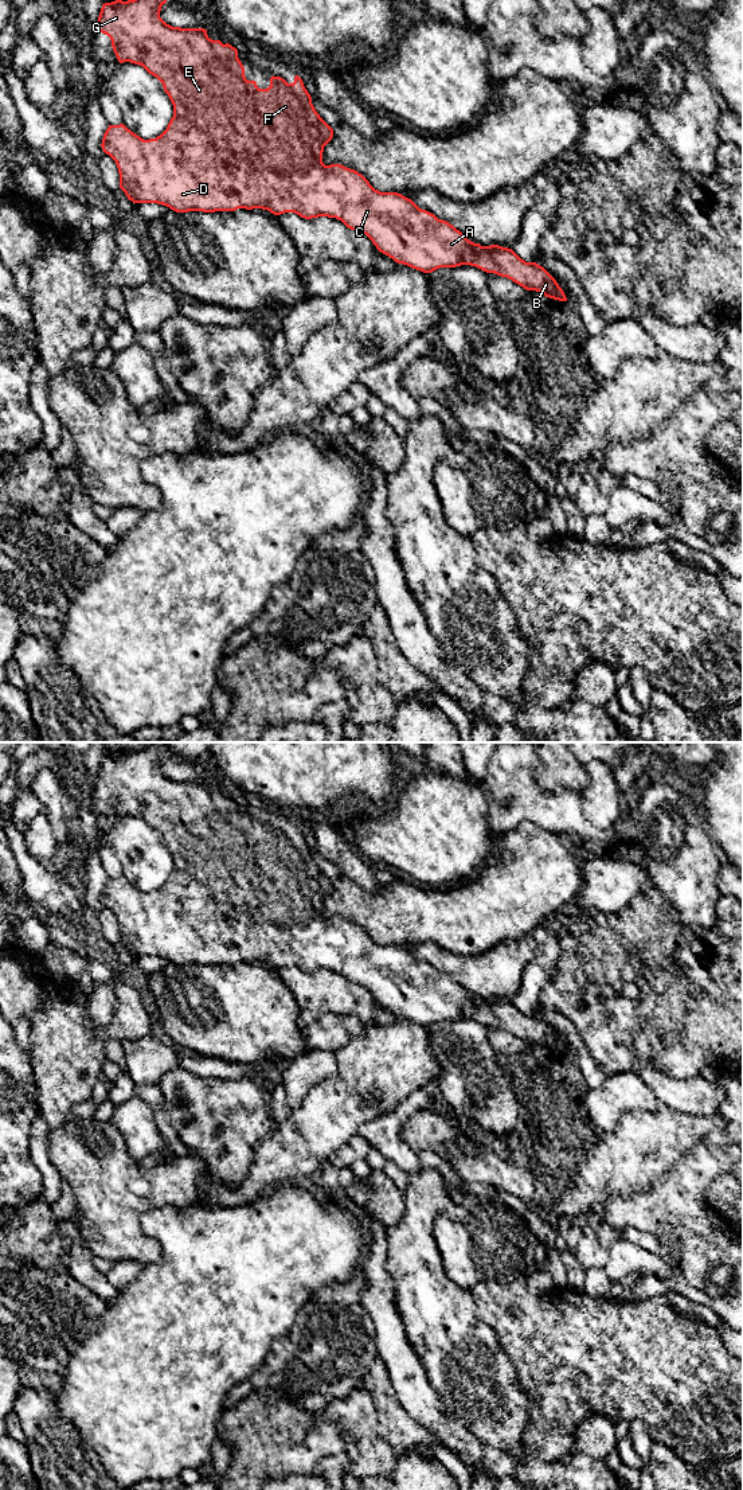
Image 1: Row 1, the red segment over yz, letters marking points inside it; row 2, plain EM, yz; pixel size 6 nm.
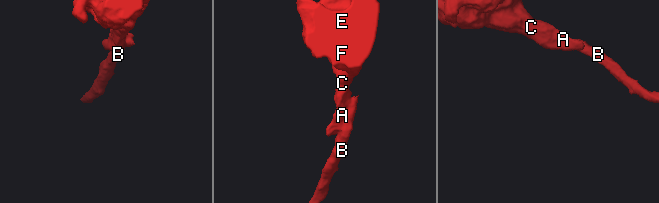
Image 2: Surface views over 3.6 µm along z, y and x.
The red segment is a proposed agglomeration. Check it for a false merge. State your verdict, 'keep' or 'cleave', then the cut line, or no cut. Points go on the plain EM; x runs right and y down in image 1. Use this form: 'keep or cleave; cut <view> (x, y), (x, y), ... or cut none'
cleave; cut yz (491, 1003), (466, 1005), (462, 1011)

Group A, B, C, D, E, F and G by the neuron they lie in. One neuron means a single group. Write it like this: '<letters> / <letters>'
A C D E F G / B

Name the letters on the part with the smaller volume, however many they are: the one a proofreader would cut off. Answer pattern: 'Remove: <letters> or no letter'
Remove: B

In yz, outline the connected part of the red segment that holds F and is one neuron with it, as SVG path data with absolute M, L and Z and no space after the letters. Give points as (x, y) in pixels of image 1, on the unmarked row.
M152 742L133 753L105 756L98 769L97 783L110 791L118 815L142 819L163 836L173 858L173 870L156 892L144 893L124 877L109 878L103 888L102 904L116 914L120 941L129 953L163 957L176 966L262 962L274 968L294 966L305 972L336 971L348 982L365 987L380 1006L395 1015L423 1026L468 1018L464 1013L465 1006L490 1006L486 999L469 994L453 978L419 962L402 947L380 945L361 927L341 917L325 918L322 905L333 890L333 882L316 865L302 832L296 828L294 835L288 836L283 831L273 828L270 839L259 842L255 834L246 832L235 800L210 792L204 781L167 777L160 771L165 756L163 746Z

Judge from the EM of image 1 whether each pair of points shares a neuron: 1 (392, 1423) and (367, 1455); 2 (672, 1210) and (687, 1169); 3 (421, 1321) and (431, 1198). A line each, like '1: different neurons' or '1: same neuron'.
1: different neurons
2: same neuron
3: same neuron

